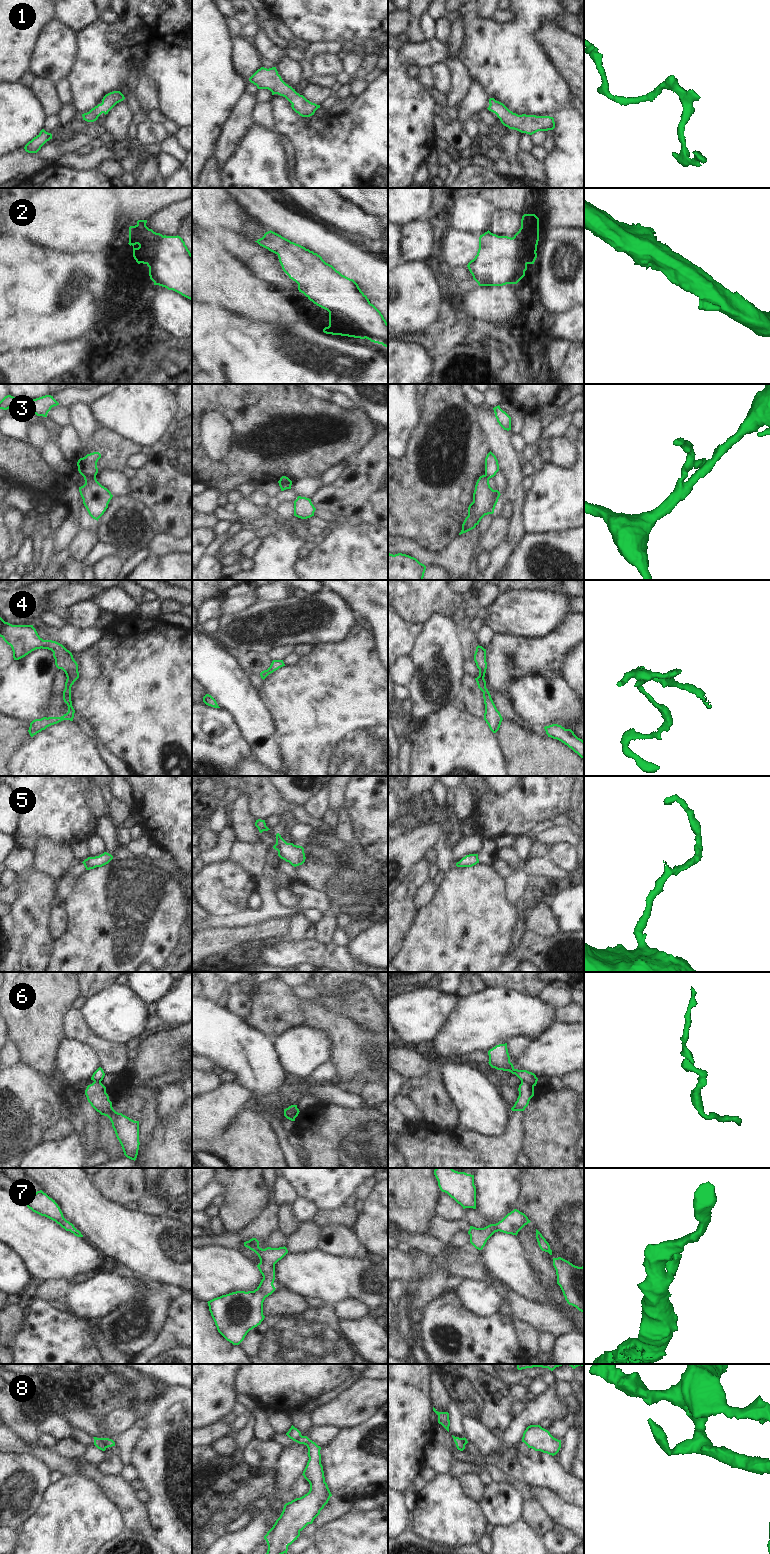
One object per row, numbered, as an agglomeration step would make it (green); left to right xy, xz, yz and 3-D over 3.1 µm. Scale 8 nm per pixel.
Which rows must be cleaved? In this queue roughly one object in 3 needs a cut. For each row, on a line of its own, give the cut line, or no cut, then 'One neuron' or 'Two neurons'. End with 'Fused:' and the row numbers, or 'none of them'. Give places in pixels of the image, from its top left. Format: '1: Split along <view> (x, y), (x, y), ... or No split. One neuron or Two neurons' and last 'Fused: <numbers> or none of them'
1: No split. One neuron
2: No split. One neuron
3: Split along xz (279, 482), (291, 484). Two neurons
4: No split. One neuron
5: No split. One neuron
6: Split along xz (296, 1107), (291, 1109), (286, 1117). Two neurons
7: No split. One neuron
8: Split along xy (101, 1438), (107, 1447). Two neurons
Fused: 3, 6, 8.

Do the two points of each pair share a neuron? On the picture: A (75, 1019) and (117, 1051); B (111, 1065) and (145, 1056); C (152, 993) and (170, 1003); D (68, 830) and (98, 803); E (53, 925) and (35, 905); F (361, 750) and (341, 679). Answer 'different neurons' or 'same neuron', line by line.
A: same neuron
B: different neurons
C: different neurons
D: different neurons
E: different neurons
F: same neuron

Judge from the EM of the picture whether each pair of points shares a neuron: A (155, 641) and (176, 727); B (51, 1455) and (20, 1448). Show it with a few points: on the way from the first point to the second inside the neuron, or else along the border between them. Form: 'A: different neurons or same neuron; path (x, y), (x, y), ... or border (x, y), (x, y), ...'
A: same neuron; path (157, 662), (159, 692), (173, 706)
B: same neuron; path (43, 1454), (38, 1451), (28, 1450)

